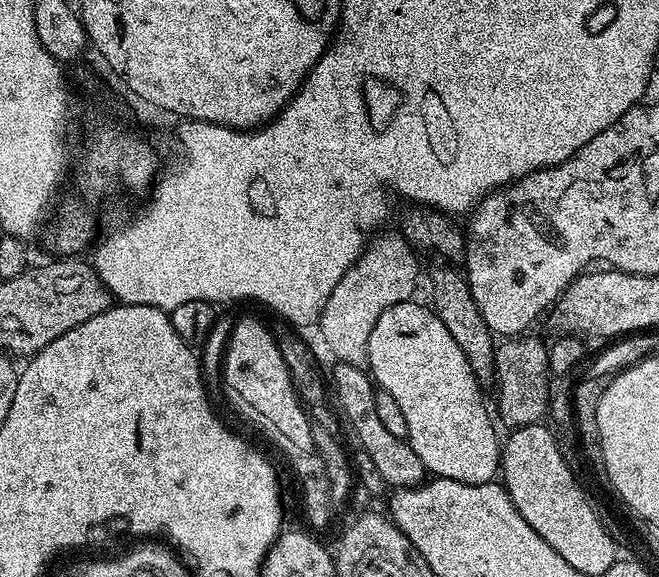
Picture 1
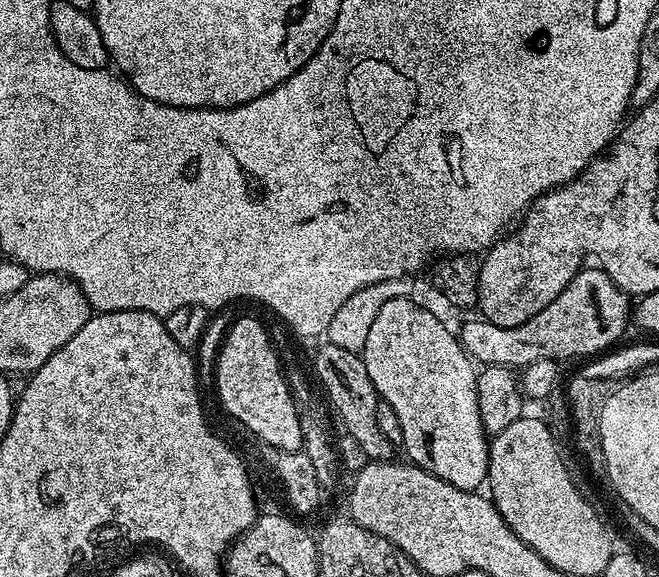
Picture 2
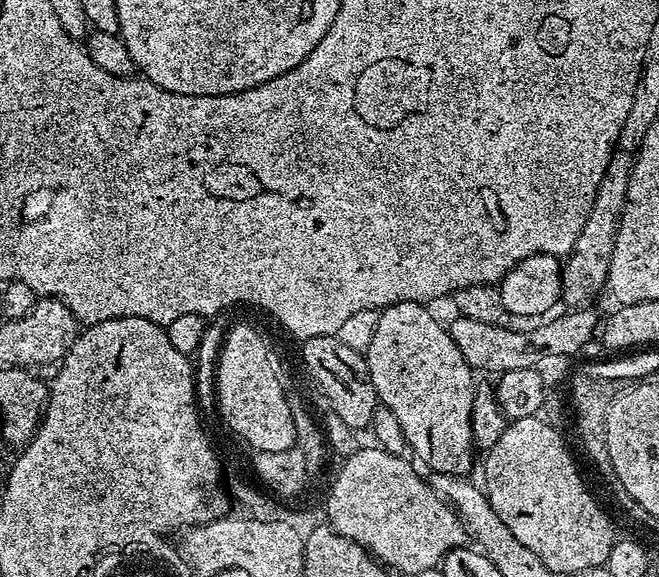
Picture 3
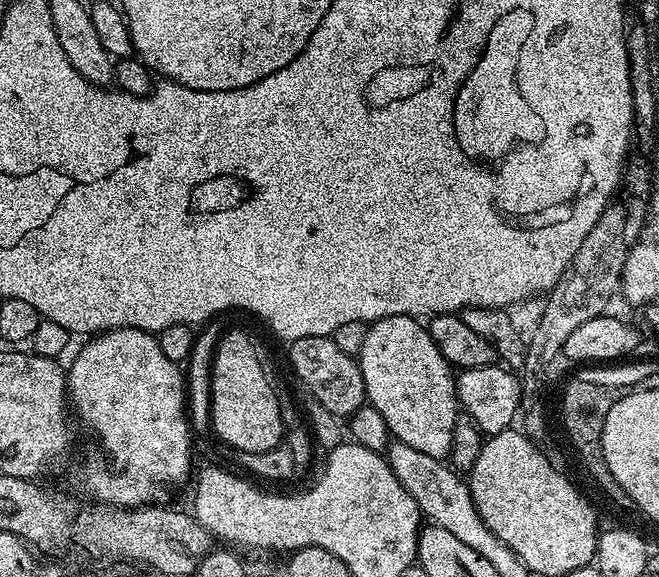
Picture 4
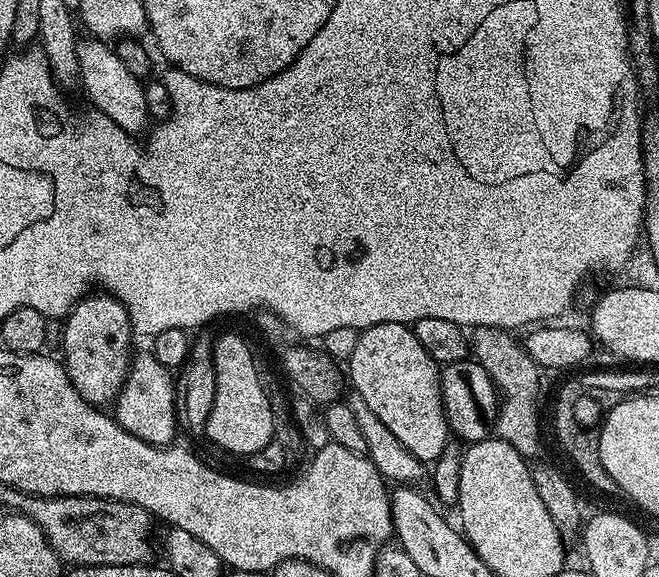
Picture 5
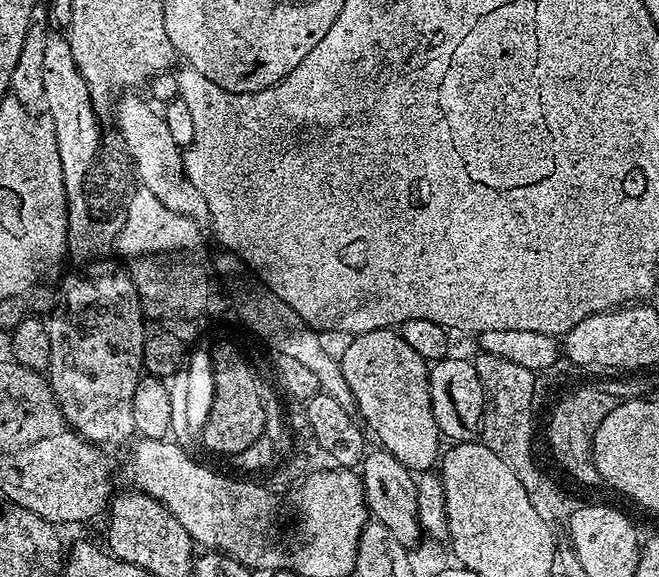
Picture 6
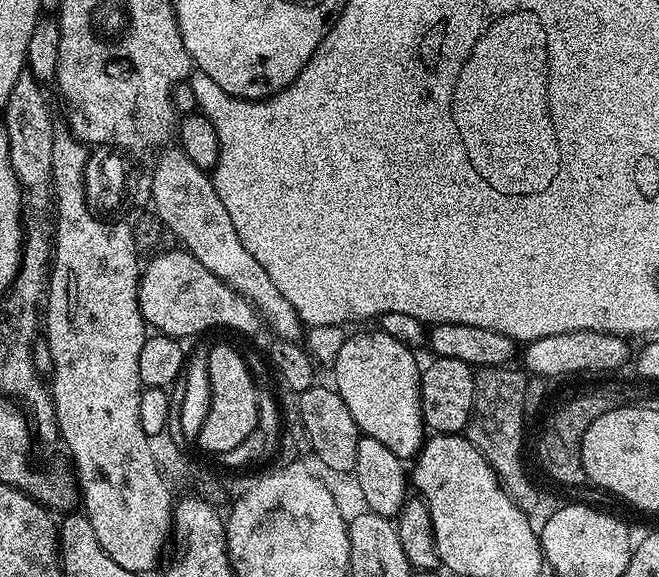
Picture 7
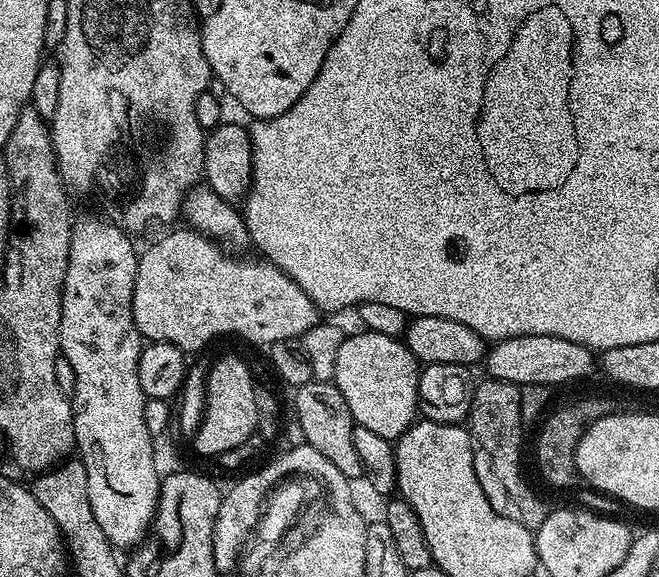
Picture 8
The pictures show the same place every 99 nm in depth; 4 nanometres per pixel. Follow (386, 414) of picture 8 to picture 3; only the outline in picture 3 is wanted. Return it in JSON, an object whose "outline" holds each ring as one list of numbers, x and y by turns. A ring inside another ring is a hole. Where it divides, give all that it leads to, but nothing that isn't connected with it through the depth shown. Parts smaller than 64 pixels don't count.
{"outline":[[398,302,380,312,378,326,374,326,374,338,370,338,366,353,368,373,377,401,394,410,394,418,398,418,402,434,406,434,411,455,416,455,428,467,429,473,467,477,474,454,470,422,474,372,454,346,447,327,443,323,439,324,426,309,424,304]]}

